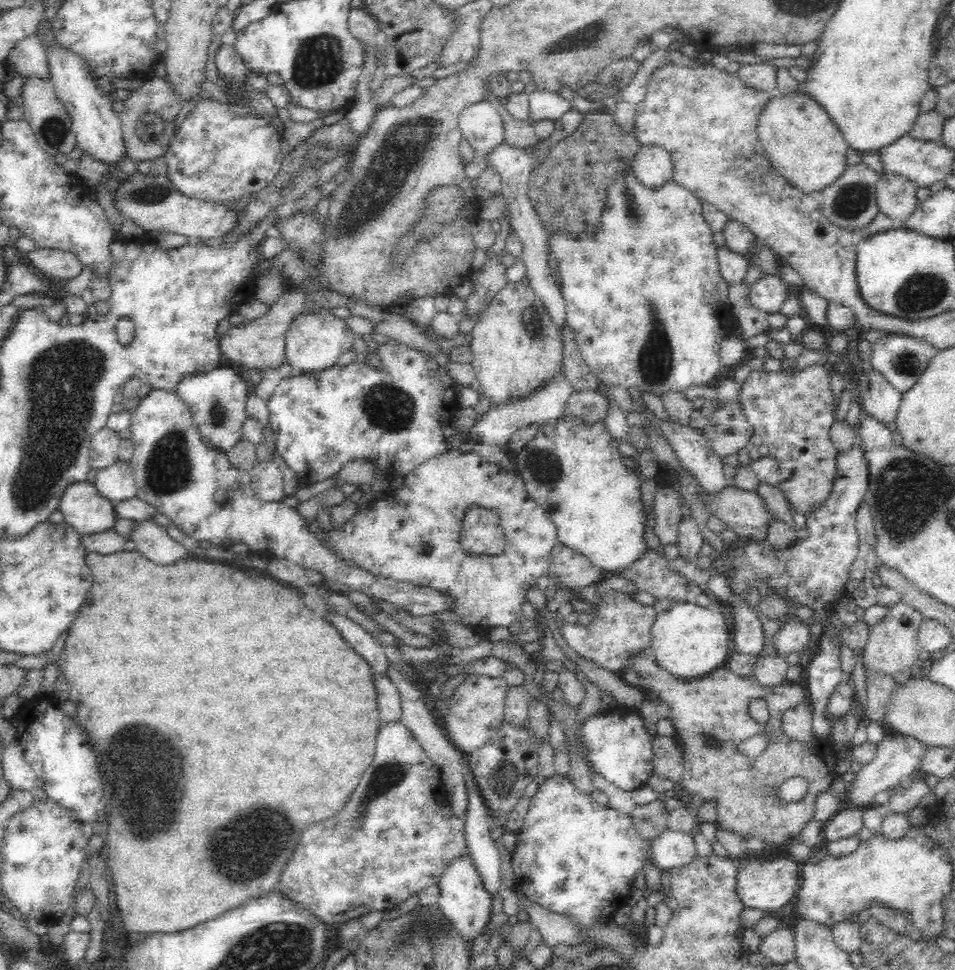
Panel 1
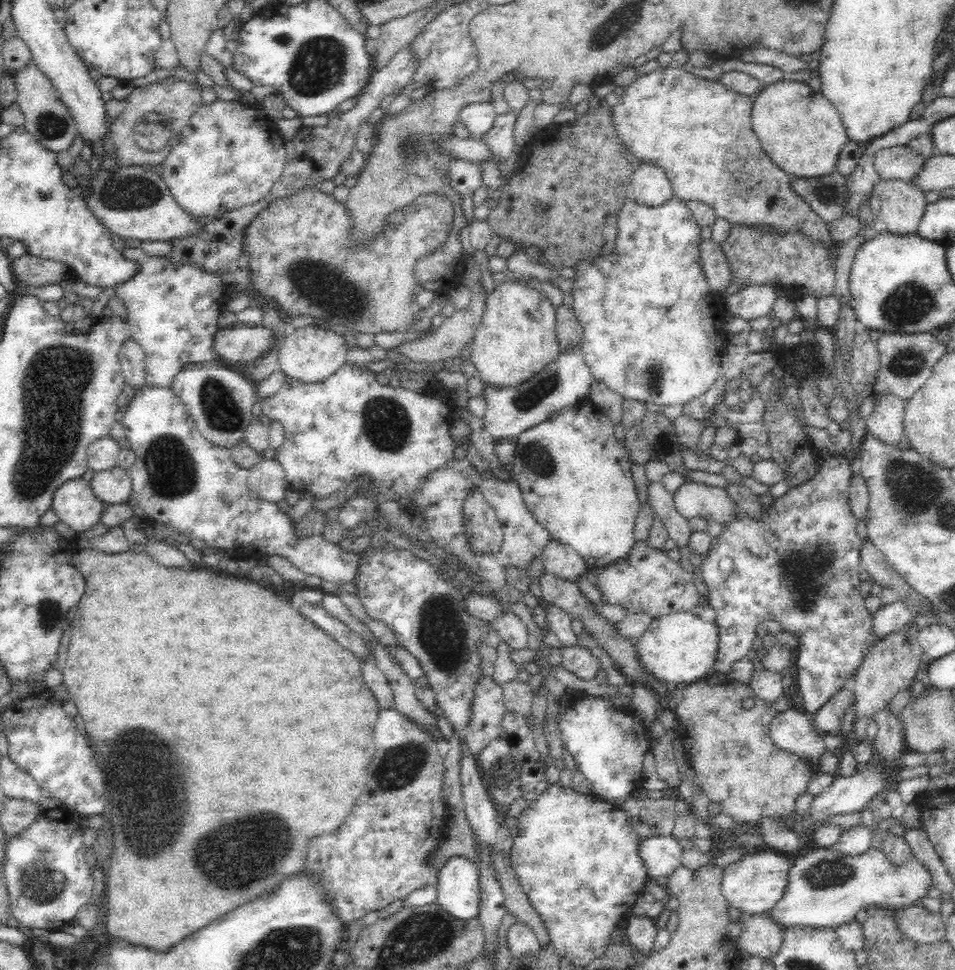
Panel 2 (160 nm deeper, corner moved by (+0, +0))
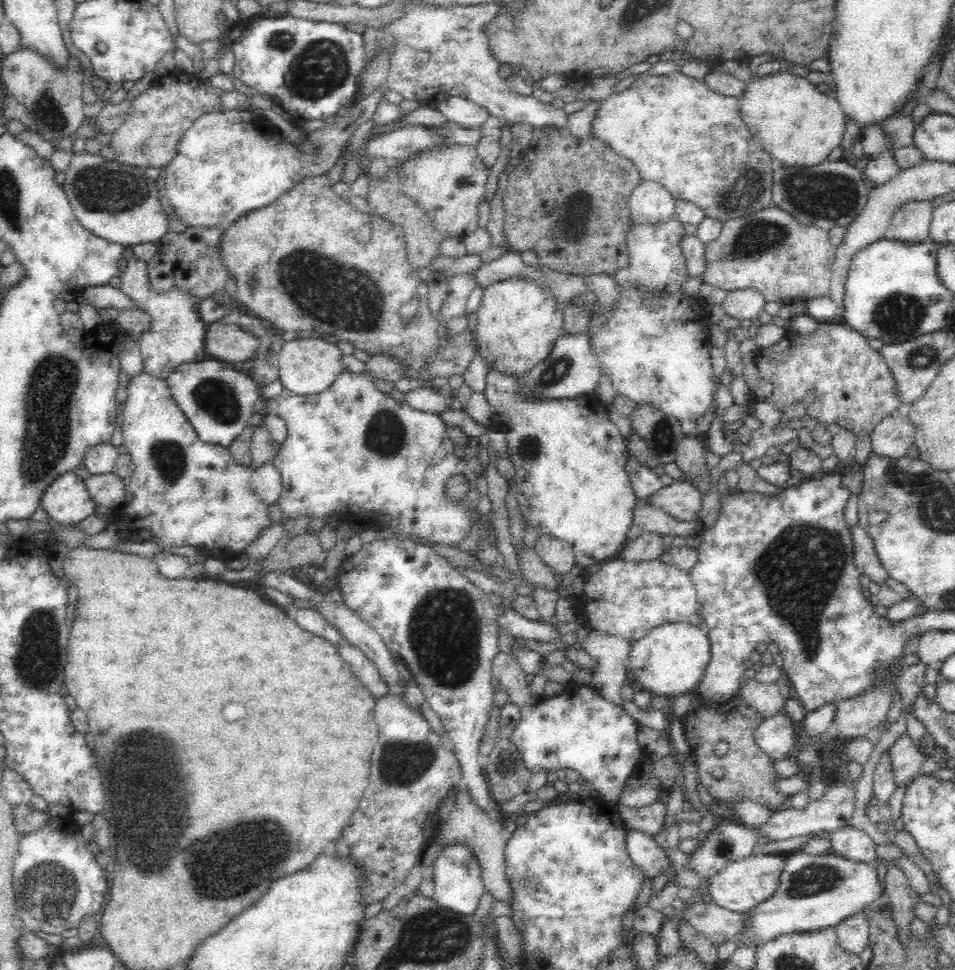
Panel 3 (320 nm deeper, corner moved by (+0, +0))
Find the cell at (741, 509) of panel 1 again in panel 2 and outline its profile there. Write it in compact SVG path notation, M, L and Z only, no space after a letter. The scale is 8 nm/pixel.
M696 482L684 483L673 496L678 511L688 520L703 517L725 525L744 517L738 502L724 488Z

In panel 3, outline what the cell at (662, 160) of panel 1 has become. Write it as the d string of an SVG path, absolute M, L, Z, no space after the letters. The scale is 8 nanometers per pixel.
M640 178L629 196L631 222L662 222L675 212L675 201L660 182Z

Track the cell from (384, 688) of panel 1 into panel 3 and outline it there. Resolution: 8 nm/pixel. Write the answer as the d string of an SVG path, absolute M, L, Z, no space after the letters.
M344 641L336 645L336 647L338 647L342 657L352 665L352 670L357 679L370 691L372 696L377 699L388 696L389 686L378 672L376 665L372 664L361 650Z

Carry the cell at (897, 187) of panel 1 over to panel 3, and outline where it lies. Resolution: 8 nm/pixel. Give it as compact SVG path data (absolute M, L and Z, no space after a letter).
M929 200L901 202L890 217L888 236L906 242L926 241L933 207Z

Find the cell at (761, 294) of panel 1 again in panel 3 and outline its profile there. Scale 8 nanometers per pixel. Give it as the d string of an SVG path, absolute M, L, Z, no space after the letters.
M743 288L729 291L721 305L728 316L749 324L756 321L766 303L764 293L753 288Z

